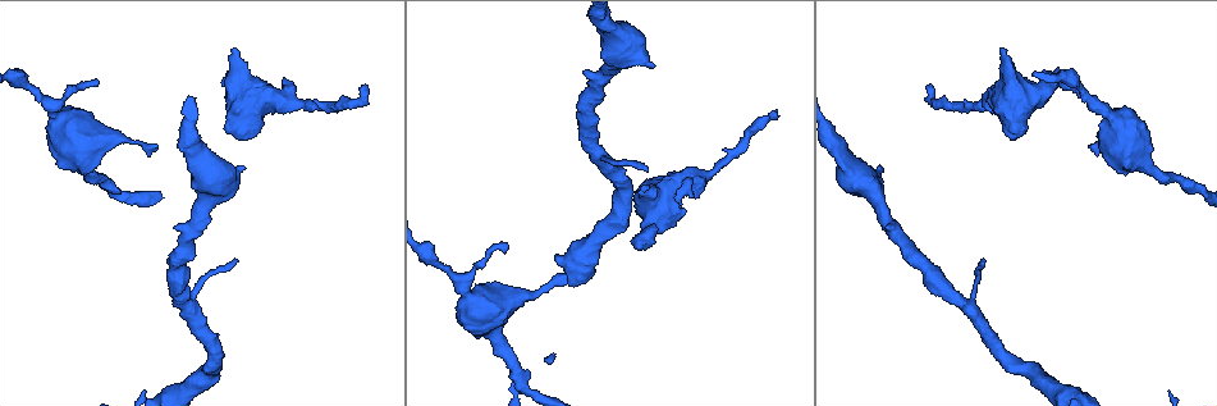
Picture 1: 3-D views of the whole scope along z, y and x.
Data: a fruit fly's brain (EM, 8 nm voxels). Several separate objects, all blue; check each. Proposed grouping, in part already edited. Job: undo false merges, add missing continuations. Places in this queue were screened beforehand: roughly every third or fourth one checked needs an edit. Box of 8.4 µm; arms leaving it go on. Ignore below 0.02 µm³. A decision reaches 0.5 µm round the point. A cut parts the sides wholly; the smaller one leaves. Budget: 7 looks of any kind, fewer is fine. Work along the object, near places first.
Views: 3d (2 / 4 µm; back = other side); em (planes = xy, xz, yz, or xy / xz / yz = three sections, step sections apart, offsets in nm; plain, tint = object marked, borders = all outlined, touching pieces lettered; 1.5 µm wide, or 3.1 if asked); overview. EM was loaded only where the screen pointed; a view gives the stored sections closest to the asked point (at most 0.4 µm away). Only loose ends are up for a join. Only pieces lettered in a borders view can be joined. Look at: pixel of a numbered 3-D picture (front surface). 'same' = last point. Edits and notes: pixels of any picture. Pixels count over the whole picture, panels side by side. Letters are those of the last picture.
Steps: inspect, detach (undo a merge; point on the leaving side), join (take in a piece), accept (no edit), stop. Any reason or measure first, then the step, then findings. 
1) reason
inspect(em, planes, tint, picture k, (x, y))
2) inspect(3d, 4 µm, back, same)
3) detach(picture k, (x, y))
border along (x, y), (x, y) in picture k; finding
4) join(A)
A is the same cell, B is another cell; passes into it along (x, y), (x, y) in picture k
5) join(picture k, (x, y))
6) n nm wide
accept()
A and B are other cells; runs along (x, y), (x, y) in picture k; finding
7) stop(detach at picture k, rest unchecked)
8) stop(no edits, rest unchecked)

branch stops here
inspect(em, planes, borders, picture 1, (237, 262))

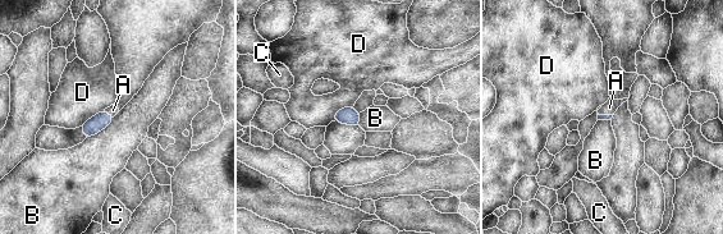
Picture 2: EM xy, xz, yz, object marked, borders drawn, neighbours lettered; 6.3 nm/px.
B touches over 240 nm
join(A)
A is the same cell, B, C and D are other cells; passes into it along (91, 127), (108, 114), (113, 110) in picture 2; the cell continues

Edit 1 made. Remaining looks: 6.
tapers out
inspect(3d, 2 µm, picture 1, (1091, 145))

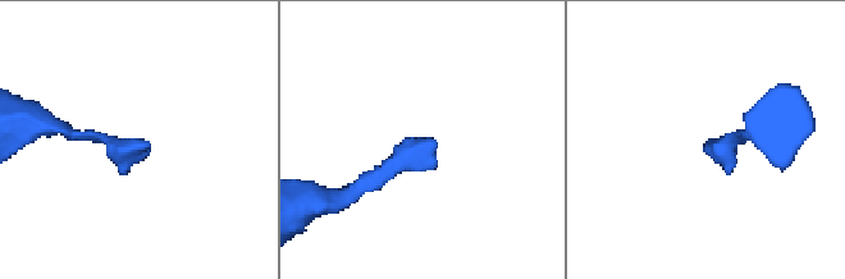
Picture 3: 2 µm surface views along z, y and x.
inspect(em, yz, step 4, borders, picture 3, (144, 140))

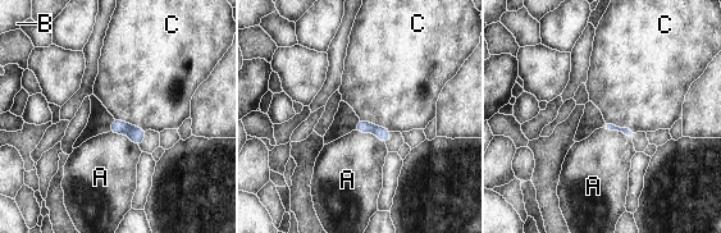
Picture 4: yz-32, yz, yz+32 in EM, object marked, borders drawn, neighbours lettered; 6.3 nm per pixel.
C touches over 220 nm
accept()
A, B and C are other cells; border along (114, 118), (145, 131) in picture 4; no lettered piece goes on from it

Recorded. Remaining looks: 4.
free end
inspect(3d, 4 µm, picture 1, (362, 87))

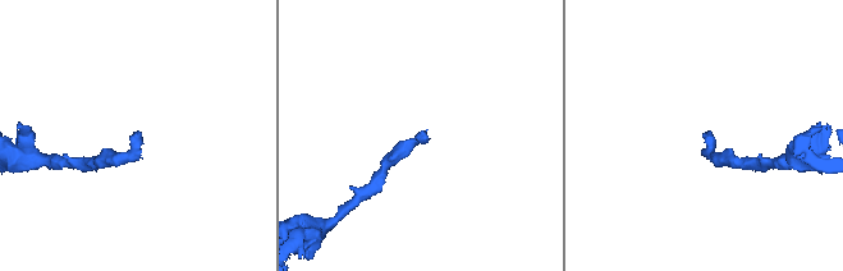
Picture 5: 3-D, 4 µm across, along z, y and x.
inspect(em, xy, step 4, borders, picture 5, (421, 132))

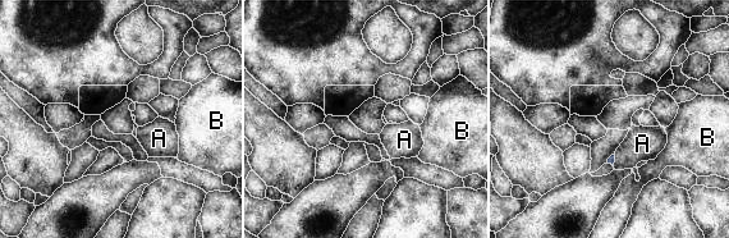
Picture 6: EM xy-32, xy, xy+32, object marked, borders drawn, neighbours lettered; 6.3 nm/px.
cut it another way
inspect(em, planes, borders, same)

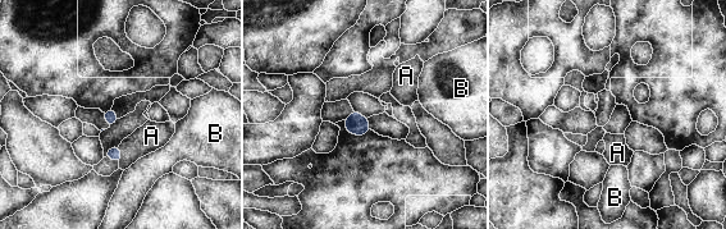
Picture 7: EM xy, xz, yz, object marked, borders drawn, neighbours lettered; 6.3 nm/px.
join(A)
A is the same cell, B is another cell; passes into it along (114, 152), (120, 155), (151, 136) in picture 7; the cell continues

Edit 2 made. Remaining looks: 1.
stop(join at picture 2, join at picture 7, rest unchecked)

